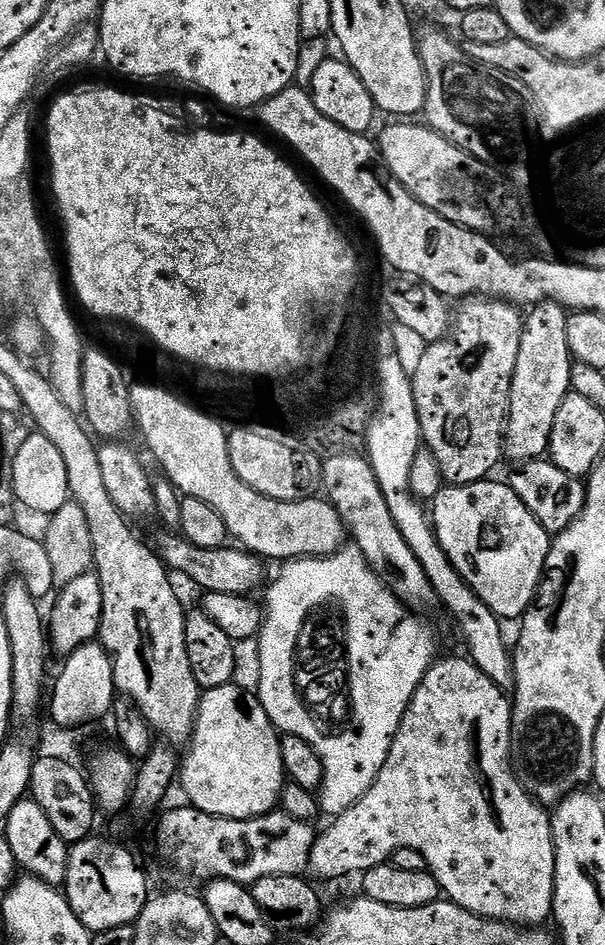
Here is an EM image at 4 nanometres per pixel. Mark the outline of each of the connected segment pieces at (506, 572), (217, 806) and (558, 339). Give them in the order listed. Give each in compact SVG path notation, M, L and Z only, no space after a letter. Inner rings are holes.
M489 478L453 484L453 488L442 487L430 504L430 519L438 542L458 574L494 615L504 622L519 621L533 607L540 591L550 533L526 510L522 498L514 494L507 482L499 484L495 478Z
M233 682L226 686L209 688L200 697L200 705L196 711L196 726L192 730L190 739L187 741L188 753L182 756L182 763L179 765L178 784L184 787L184 792L188 795L187 803L191 807L202 810L211 816L221 816L231 820L252 820L255 816L264 816L273 811L279 805L280 791L286 783L286 773L282 762L282 750L280 749L281 733L277 732L276 727L270 722L266 710L262 710L262 702L255 691L247 692L244 688L239 688L239 683Z
M545 300L533 312L520 336L518 362L512 379L505 430L505 455L516 461L541 459L547 452L558 406L572 385L573 359L569 350L567 309L555 300Z

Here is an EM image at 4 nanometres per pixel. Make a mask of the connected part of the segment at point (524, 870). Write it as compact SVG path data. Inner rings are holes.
M463 655L452 656L449 660L437 659L433 663L432 667L428 669L426 675L422 678L422 682L418 686L418 690L414 694L414 698L410 703L408 703L407 710L404 711L404 717L400 723L400 729L398 734L394 738L394 742L390 746L388 751L388 757L386 762L382 766L382 770L378 774L378 778L374 778L374 782L370 786L370 790L366 790L366 794L362 794L362 798L354 806L350 806L350 810L346 810L340 816L335 817L331 821L332 825L323 833L322 831L317 835L315 842L312 844L312 853L308 859L311 871L317 872L320 876L325 876L328 880L336 880L339 876L348 876L351 872L357 872L357 874L363 874L369 872L371 868L376 868L380 864L386 864L391 861L391 858L396 852L404 852L409 850L408 848L413 848L422 859L425 860L423 863L427 865L433 876L436 877L436 881L440 884L440 891L451 903L457 904L459 908L464 908L468 912L473 912L475 916L484 916L488 920L503 920L507 923L514 924L517 926L540 926L545 922L544 919L549 919L552 916L552 899L554 898L554 878L556 877L556 851L554 850L554 842L552 841L552 821L550 819L549 813L546 811L545 805L541 804L531 792L528 791L525 781L520 780L516 777L516 772L512 769L512 756L514 760L514 741L512 739L512 706L513 701L508 700L504 697L504 692L491 680L489 673L485 669L479 668L478 665L473 664L471 659L465 658Z

